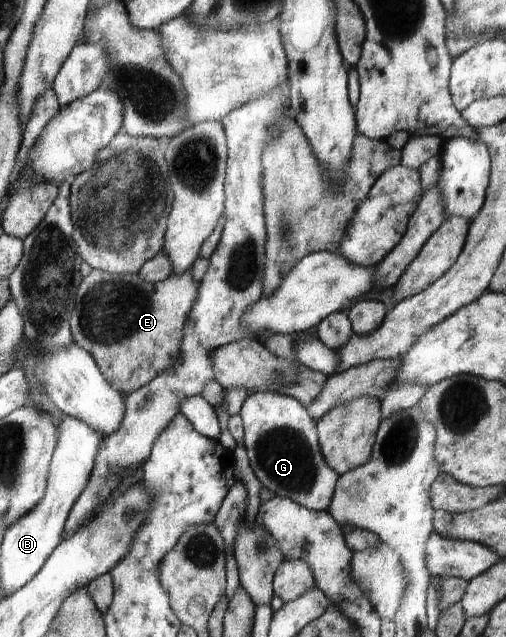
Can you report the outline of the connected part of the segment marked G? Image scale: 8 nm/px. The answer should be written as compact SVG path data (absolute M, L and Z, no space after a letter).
M254 392L247 395L238 414L243 422L239 435L247 450L250 467L263 488L268 488L276 496L295 500L304 508L326 512L332 506L336 482L340 477L330 468L321 452L317 422L305 405L299 400L294 400L293 396L279 392Z

